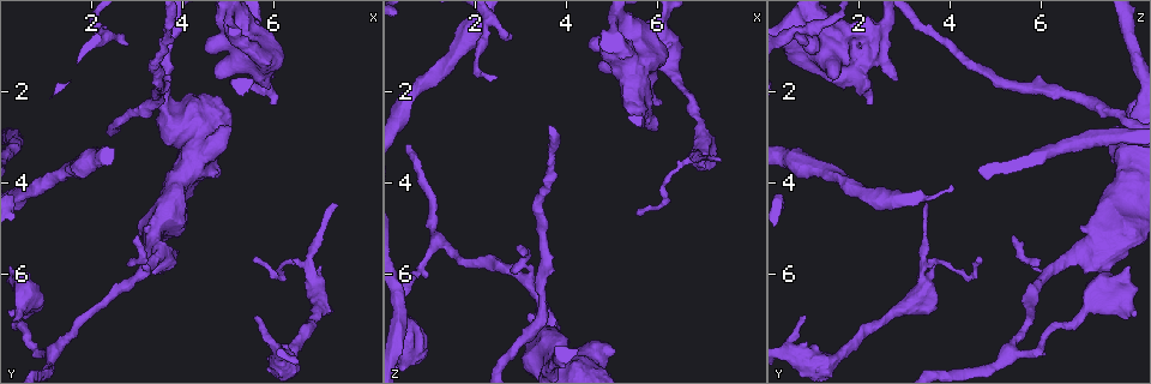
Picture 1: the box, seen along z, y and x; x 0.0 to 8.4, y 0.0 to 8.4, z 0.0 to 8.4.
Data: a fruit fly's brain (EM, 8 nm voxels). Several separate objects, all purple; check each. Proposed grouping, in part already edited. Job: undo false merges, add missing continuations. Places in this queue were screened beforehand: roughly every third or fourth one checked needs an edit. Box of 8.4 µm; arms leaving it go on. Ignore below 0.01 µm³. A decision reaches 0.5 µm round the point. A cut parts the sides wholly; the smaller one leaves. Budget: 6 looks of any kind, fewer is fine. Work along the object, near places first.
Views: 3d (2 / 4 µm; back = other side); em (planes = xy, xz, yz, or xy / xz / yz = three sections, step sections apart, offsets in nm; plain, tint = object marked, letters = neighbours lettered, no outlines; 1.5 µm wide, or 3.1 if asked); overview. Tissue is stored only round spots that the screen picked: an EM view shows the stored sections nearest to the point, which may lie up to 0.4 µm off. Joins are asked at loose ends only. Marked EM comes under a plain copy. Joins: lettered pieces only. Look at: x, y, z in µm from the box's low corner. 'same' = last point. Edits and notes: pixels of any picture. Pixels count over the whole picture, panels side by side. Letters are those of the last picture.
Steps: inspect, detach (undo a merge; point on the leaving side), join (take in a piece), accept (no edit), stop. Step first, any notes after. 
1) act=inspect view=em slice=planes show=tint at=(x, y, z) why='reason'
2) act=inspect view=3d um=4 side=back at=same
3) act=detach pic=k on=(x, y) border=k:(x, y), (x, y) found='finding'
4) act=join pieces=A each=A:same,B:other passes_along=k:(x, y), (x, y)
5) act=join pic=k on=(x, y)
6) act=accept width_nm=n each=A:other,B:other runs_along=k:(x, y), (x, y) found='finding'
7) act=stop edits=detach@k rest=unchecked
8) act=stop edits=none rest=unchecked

act=inspect view=3d um=2 at=(2.85, 0.95, 0.90) why='an open end'

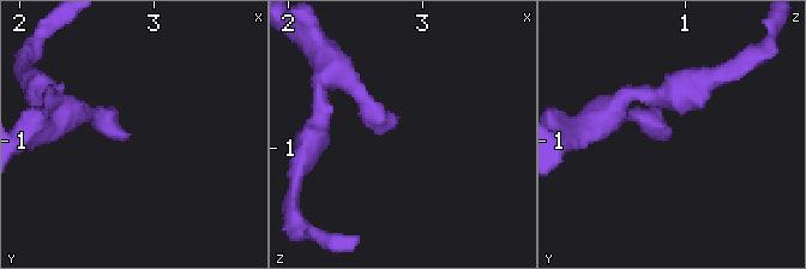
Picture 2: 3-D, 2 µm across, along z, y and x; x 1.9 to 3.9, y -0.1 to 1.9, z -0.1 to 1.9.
act=inspect view=em slice=xy step=8 show=letters at=(2.80, 0.98, 0.84) why='shape alone is not enough'

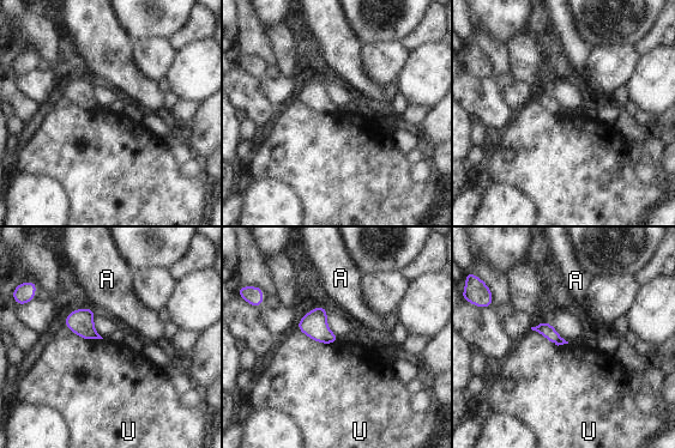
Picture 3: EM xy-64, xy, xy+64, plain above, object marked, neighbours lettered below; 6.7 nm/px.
act=inspect view=em slice=planes show=letters at=same why='another direction'

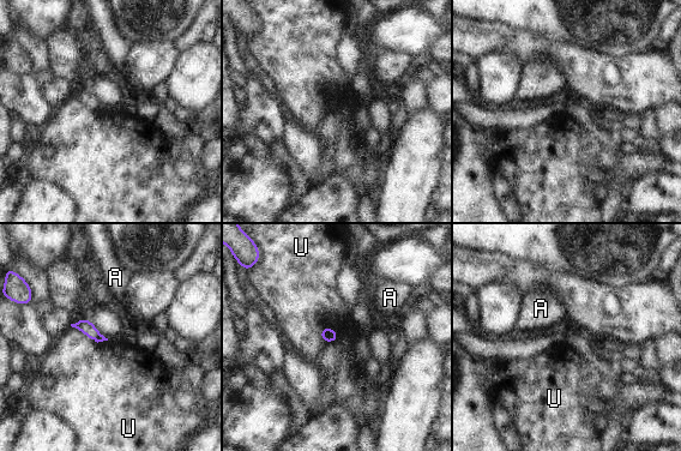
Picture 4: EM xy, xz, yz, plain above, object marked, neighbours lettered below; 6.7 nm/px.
act=accept width_nm=100 each=A:other,U:other border=4:(318, 331), (330, 326), (338, 340) found='none of them fits'

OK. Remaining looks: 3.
act=inspect view=3d um=4 at=(6.05, 2.20, 2.35) why='free end'

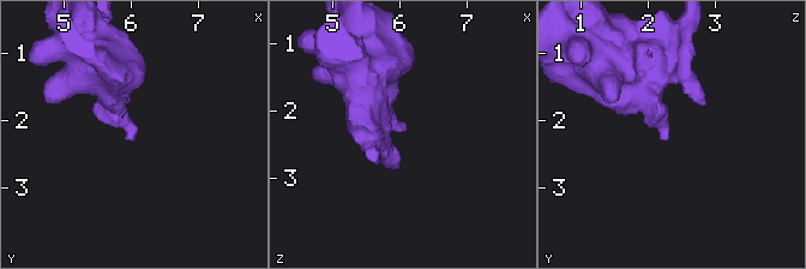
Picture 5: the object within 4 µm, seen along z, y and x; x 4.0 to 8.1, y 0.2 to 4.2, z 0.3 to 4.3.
act=inspect view=em slice=planes show=letters at=(6.00, 2.20, 2.30)

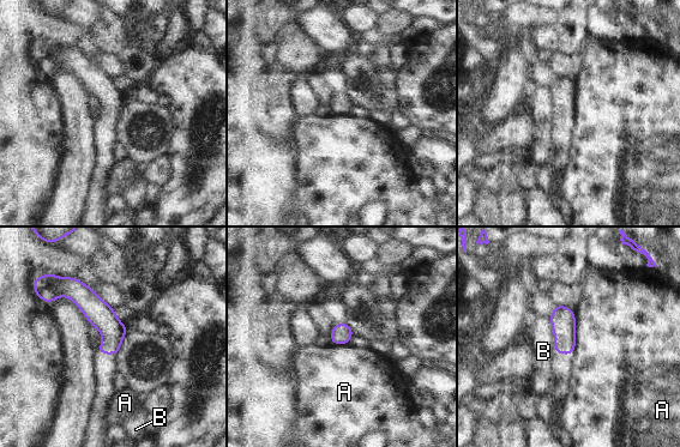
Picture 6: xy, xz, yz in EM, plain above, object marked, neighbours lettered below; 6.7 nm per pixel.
act=accept each=A:other,B:other border=6:(576, 312), (576, 350), (572, 354) found='no lettered piece goes on from it'

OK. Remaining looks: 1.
act=stop edits=none rest=unchecked

